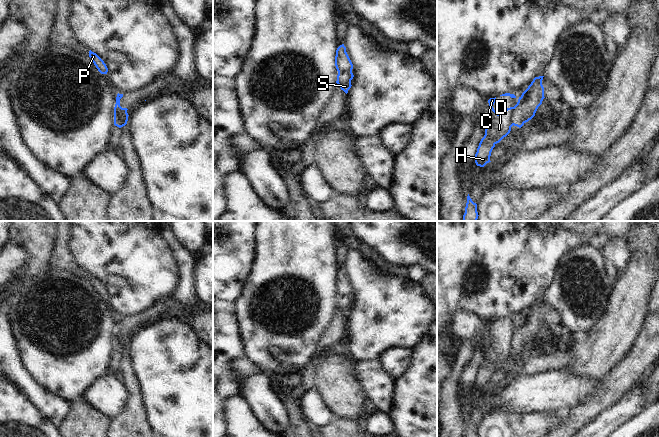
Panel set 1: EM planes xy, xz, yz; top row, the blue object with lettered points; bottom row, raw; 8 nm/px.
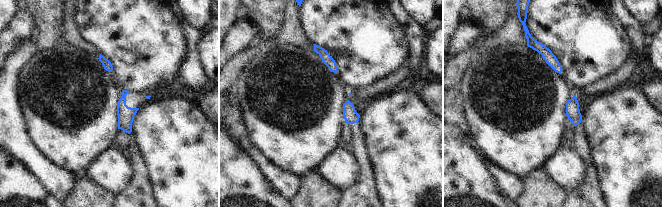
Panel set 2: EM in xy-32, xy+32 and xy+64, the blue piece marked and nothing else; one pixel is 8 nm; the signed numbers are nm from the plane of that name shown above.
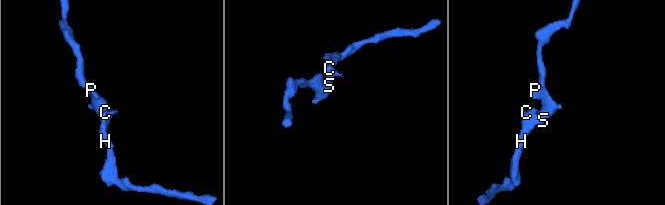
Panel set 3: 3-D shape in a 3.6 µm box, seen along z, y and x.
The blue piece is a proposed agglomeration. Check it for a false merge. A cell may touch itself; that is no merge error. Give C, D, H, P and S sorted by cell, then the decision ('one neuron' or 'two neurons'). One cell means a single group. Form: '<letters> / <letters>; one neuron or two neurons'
C D H / P S; two neurons

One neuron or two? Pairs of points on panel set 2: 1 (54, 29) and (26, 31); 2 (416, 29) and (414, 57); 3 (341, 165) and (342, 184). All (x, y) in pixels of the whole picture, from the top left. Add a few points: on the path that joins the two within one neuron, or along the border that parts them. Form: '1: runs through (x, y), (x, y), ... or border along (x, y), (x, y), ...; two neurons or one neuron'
1: border along (26, 10), (33, 22), (33, 39); two neurons
2: runs through (416, 36), (416, 50); one neuron
3: runs through (341, 170), (342, 179); one neuron

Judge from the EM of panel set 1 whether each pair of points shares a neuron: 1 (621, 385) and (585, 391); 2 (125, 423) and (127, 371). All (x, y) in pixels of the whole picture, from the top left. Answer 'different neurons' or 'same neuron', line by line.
1: different neurons
2: same neuron

